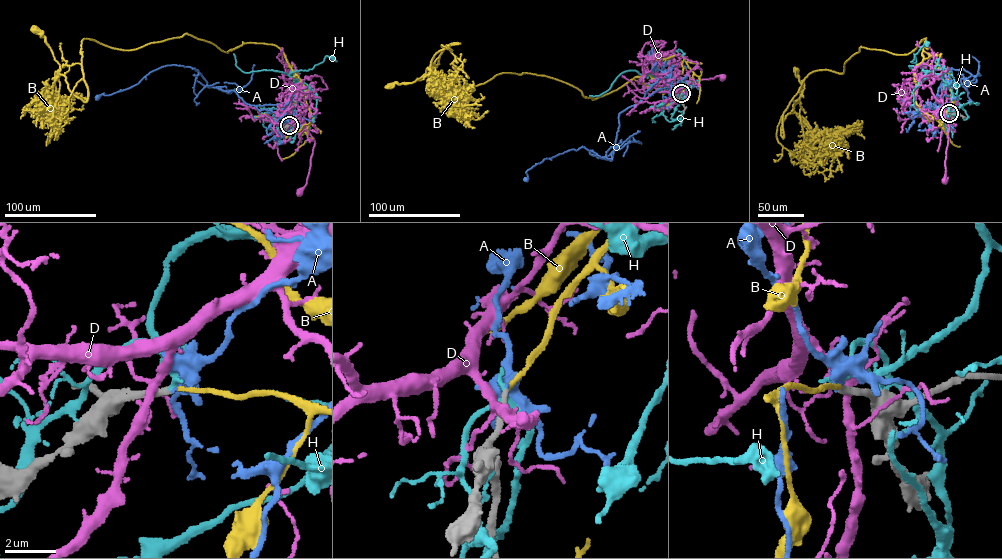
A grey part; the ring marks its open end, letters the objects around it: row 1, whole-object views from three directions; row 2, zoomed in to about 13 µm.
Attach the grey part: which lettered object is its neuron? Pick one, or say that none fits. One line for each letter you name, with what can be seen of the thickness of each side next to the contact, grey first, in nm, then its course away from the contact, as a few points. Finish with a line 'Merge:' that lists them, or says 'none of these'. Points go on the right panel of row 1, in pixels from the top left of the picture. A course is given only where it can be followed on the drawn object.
B: calibres 200 and 150 nm; course (949, 113), (915, 100), (926, 38), (906, 54), (861, 47), (843, 73), (805, 78), (782, 138), (797, 71)
Merge: B

